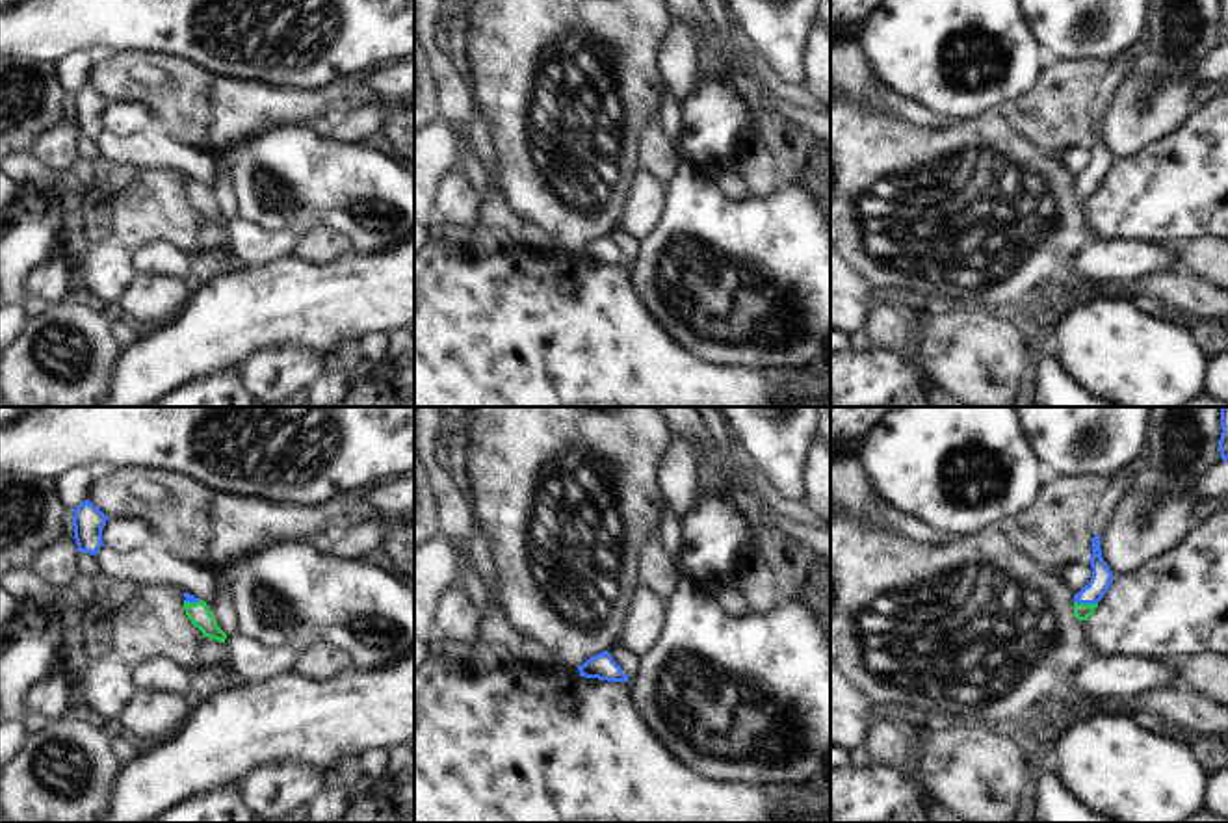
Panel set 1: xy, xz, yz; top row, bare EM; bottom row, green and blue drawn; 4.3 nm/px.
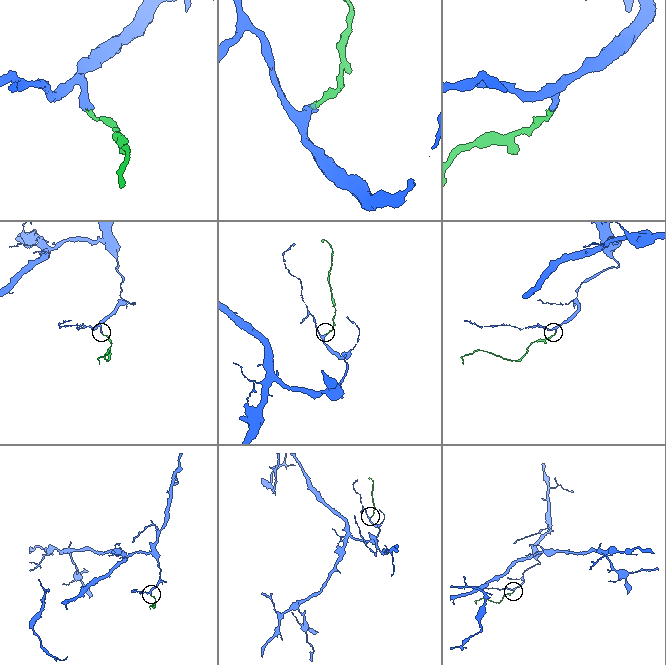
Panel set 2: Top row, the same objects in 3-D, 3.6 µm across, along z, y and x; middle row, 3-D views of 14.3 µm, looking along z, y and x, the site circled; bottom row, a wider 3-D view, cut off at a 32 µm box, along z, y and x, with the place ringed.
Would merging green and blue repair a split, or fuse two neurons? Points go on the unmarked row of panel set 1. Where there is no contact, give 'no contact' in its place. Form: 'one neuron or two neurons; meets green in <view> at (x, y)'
one neuron; meets green in yz at (1085, 188)

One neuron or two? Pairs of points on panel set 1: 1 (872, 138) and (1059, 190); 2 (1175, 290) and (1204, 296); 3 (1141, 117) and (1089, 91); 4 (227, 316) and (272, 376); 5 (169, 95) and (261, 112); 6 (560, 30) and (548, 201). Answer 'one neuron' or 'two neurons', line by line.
1: one neuron
2: one neuron
3: two neurons
4: two neurons
5: one neuron
6: one neuron

